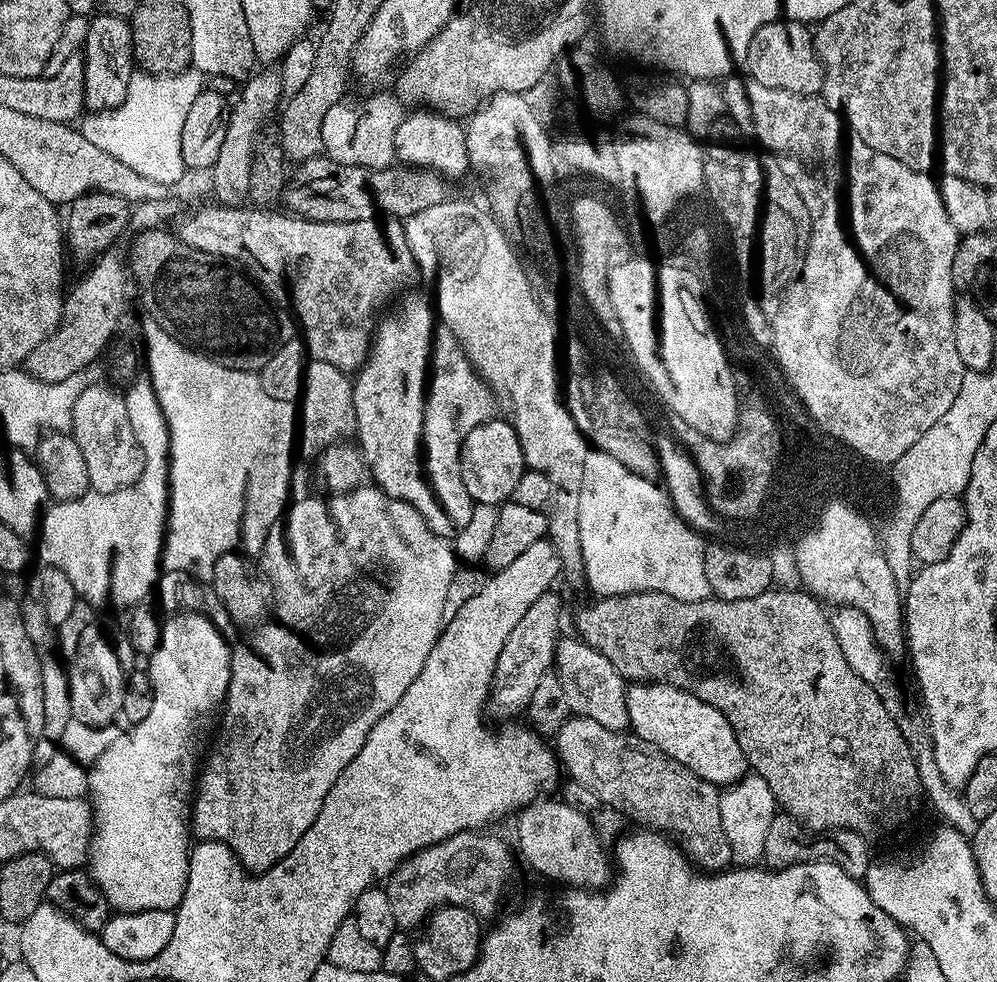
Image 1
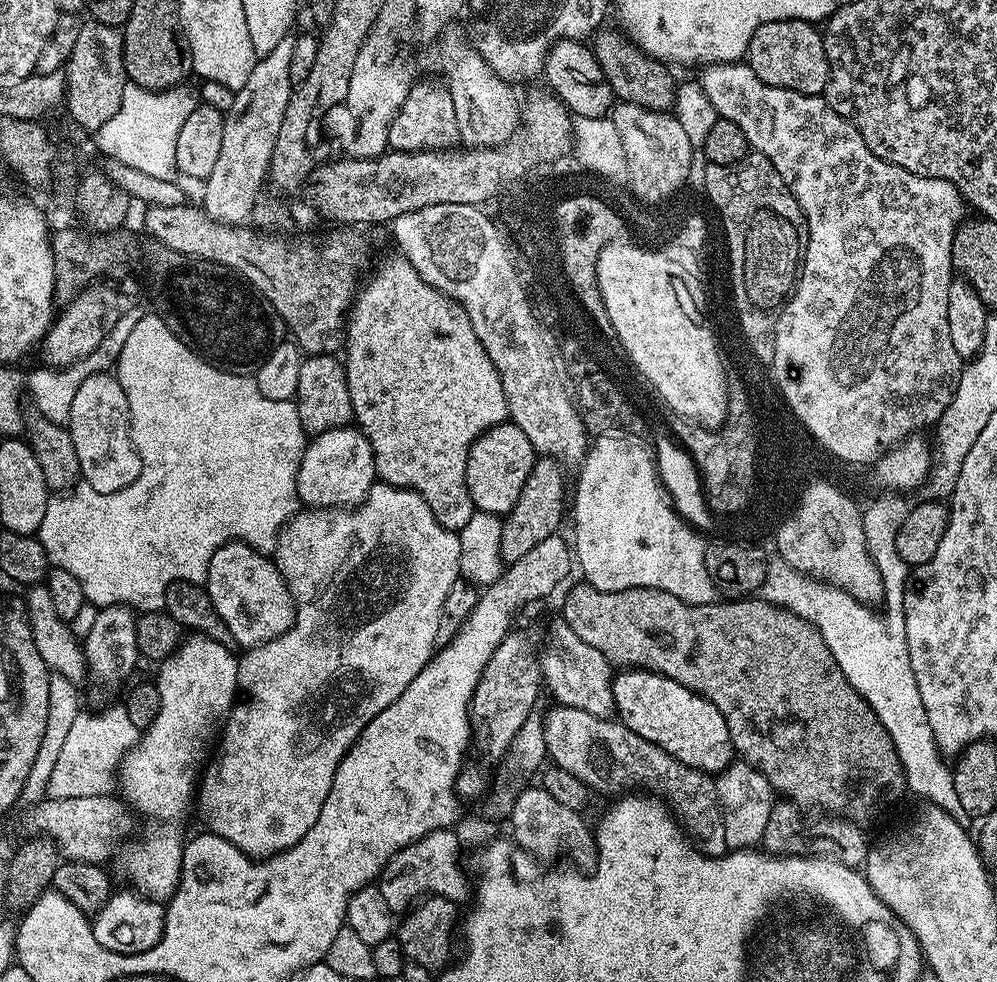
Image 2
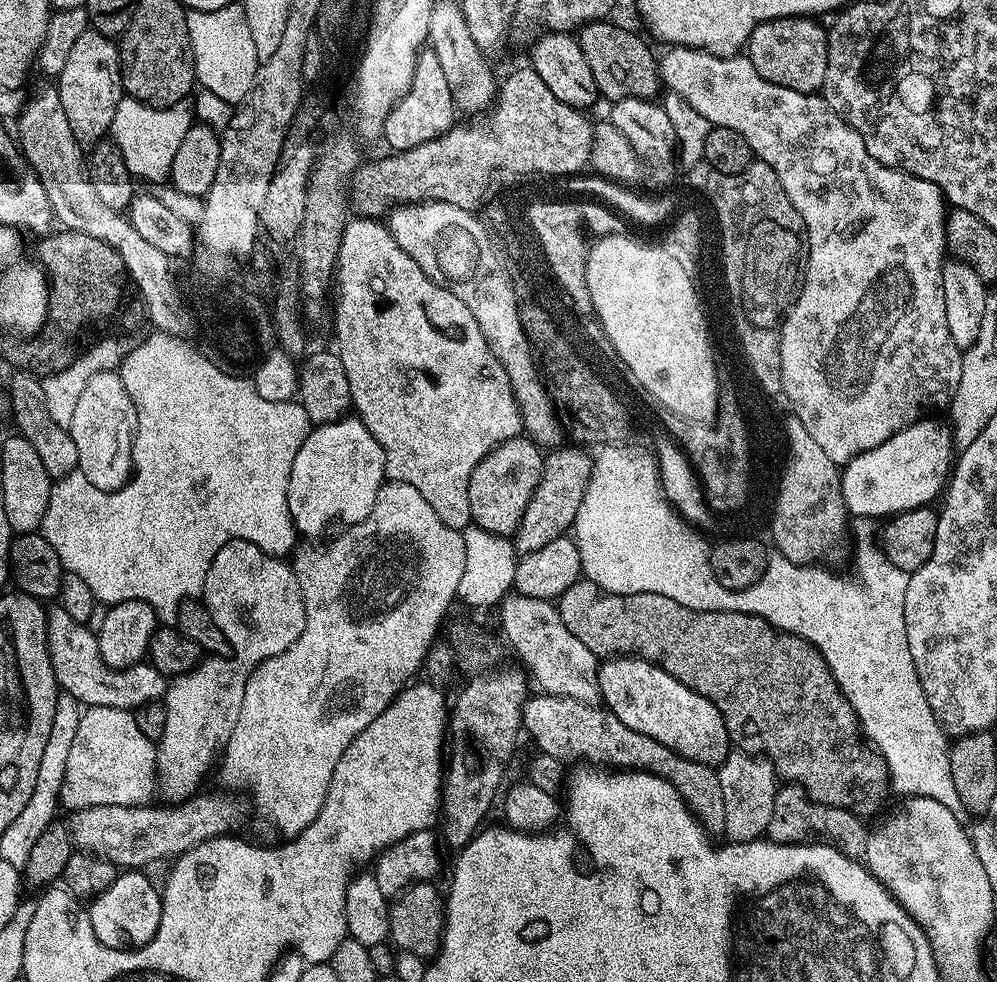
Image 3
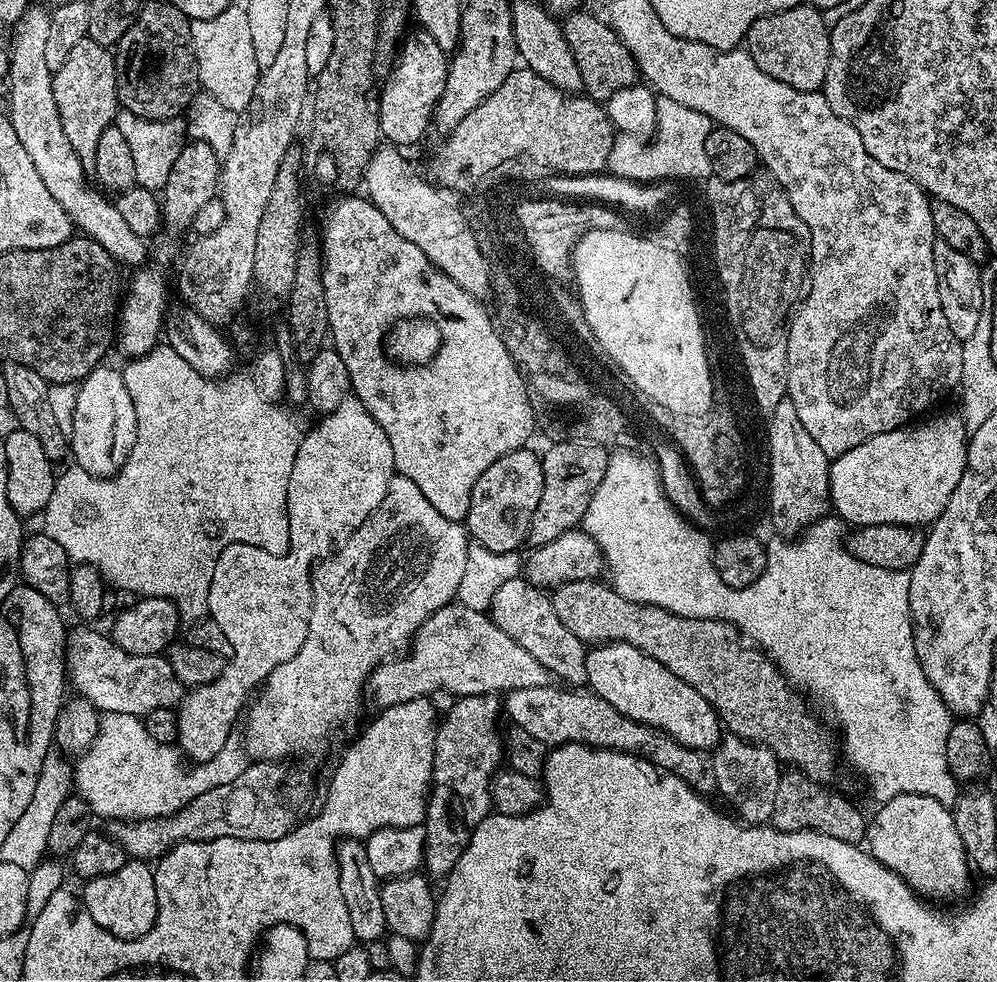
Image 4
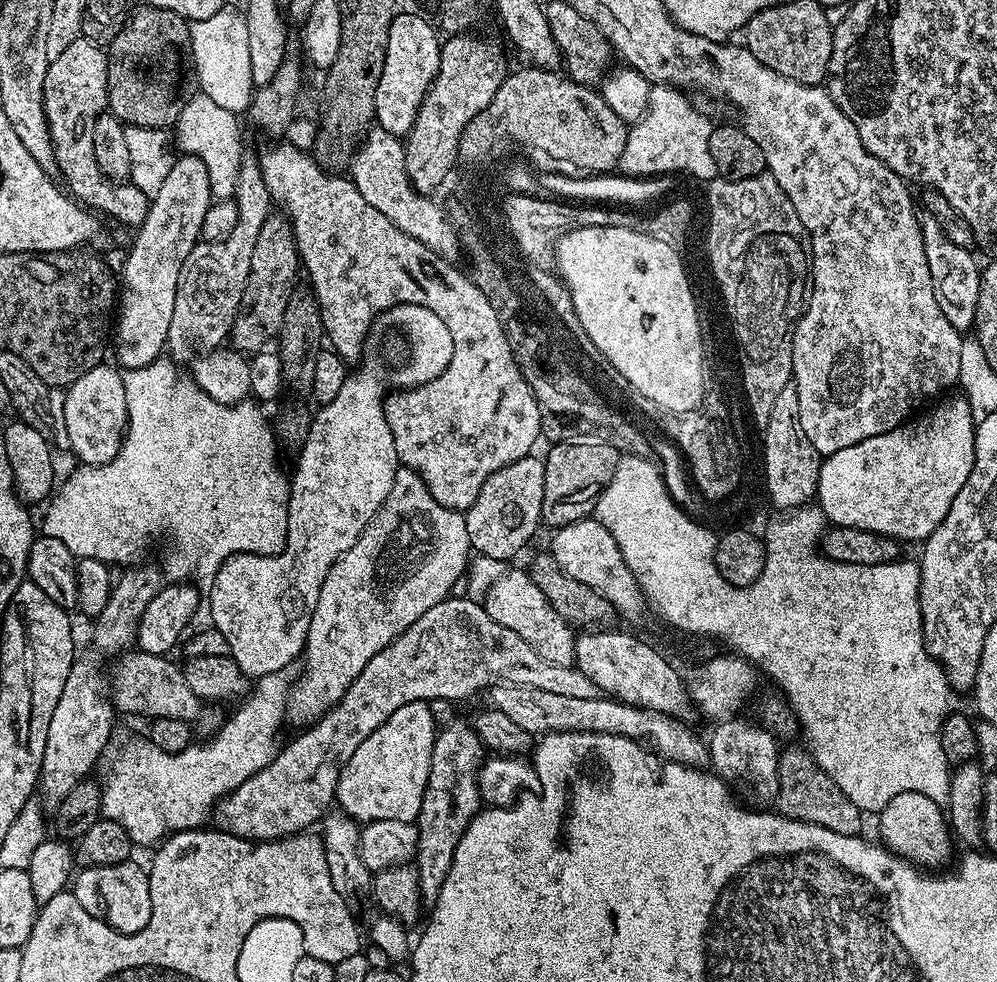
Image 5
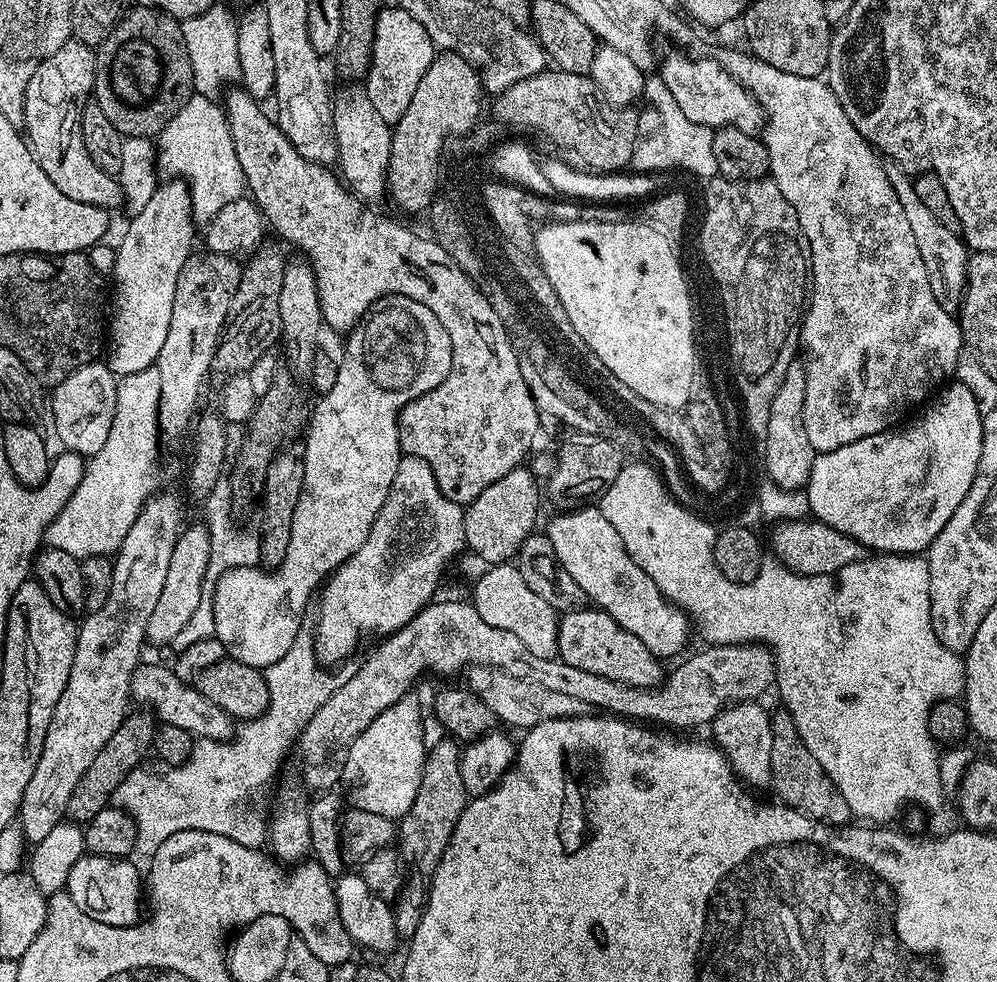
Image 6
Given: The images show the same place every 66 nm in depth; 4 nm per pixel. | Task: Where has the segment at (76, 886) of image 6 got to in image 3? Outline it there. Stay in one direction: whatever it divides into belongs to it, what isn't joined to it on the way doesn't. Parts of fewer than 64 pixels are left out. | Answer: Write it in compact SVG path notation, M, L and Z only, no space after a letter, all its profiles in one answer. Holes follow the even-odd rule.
M144 870L121 871L115 882L105 888L103 892L98 892L91 897L90 903L87 905L86 911L92 923L94 934L101 942L111 948L140 948L144 944L149 944L158 930L162 918L162 906L160 905L162 892L157 885L156 888L152 885L152 880L146 873L147 871Z

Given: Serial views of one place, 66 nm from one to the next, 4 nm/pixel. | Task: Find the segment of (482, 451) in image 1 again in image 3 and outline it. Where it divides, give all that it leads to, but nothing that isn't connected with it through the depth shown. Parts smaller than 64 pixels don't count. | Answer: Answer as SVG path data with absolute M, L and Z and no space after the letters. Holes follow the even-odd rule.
M510 438L484 456L470 478L472 524L493 535L508 538L519 528L524 511L540 485L544 469L541 449L528 438Z

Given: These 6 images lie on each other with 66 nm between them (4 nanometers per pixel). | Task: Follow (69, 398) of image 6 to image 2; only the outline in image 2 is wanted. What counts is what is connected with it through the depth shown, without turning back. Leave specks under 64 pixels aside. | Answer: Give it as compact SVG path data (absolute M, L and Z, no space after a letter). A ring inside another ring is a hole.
M94 372L82 386L78 386L78 394L74 394L74 402L70 404L70 414L66 421L70 438L74 438L74 450L78 450L78 466L83 483L94 486L102 494L117 492L126 487L140 473L140 455L136 452L134 433L130 422L130 410L126 402L126 390L122 390L115 375L108 372Z

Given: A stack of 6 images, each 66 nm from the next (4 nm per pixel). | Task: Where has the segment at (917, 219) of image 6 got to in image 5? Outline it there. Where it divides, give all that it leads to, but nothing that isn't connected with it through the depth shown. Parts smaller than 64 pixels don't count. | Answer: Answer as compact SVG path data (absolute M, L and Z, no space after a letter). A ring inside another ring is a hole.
M921 211L918 216L922 246L926 250L926 262L930 266L932 279L936 281L936 301L942 306L942 314L946 314L946 322L954 326L957 332L967 333L976 320L976 306L978 302L978 290L980 289L981 265L976 265L976 260L969 249L958 246L946 238L942 226L931 214Z

